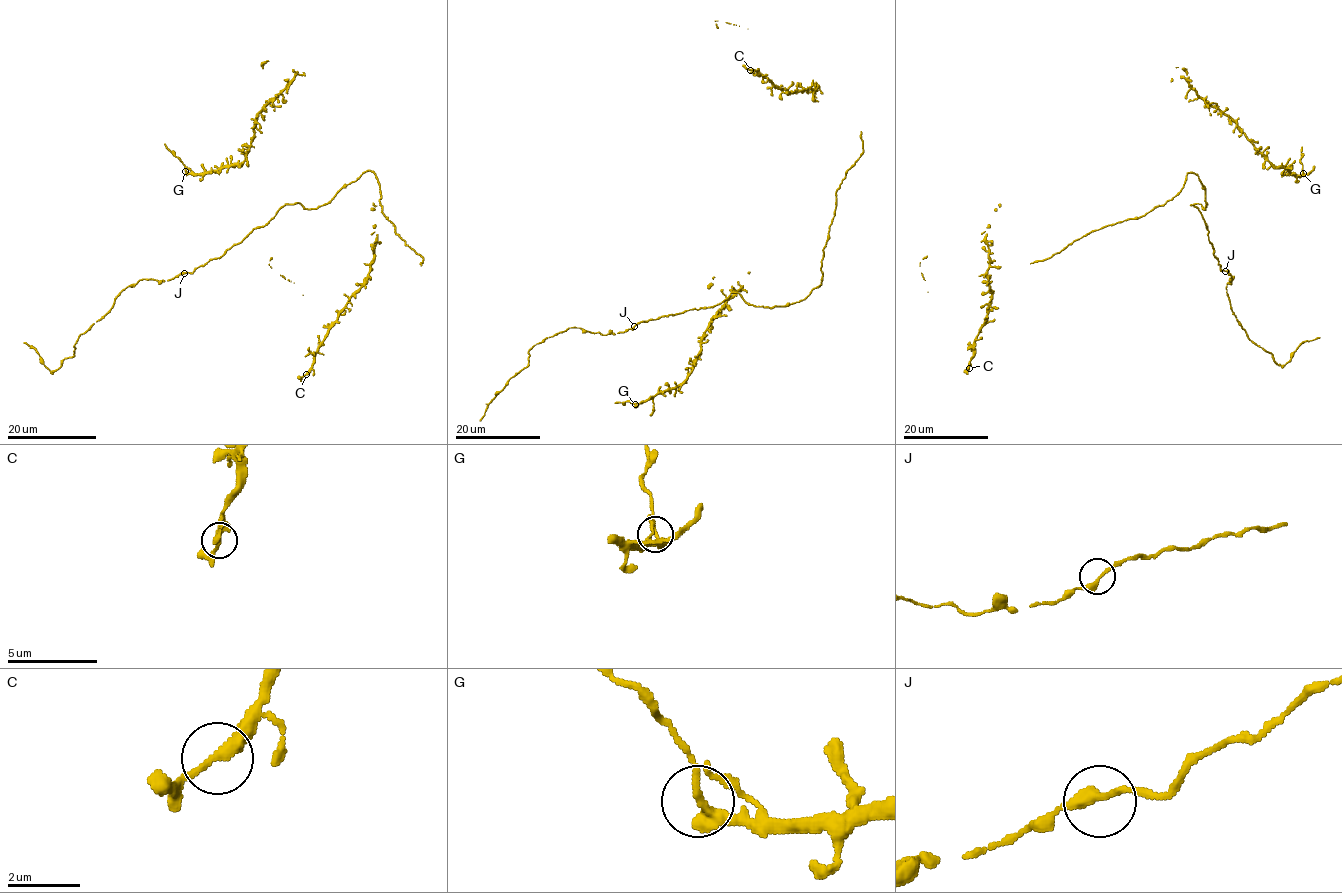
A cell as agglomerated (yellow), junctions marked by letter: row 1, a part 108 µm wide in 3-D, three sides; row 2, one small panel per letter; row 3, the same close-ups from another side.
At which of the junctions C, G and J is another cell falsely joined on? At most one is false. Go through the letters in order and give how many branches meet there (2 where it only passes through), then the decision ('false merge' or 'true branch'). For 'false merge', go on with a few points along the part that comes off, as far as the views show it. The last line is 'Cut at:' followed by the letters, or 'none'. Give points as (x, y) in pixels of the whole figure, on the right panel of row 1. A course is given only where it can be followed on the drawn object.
C: 2 branches meet; true branch
G: 2 branches meet; false merge; foreign part runs (1303, 173), (1300, 161), (1302, 147)
J: 2 branches meet; true branch
Cut at: G

